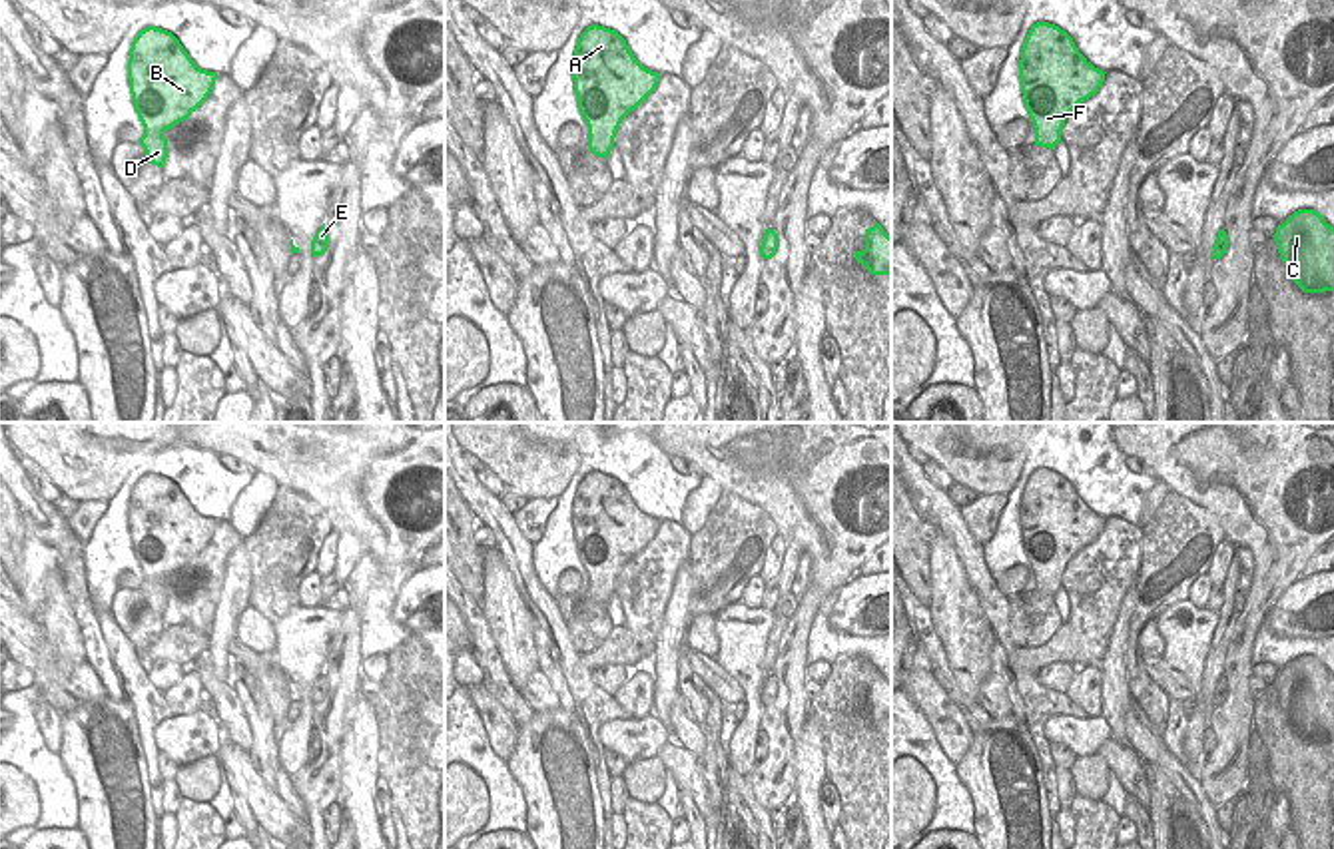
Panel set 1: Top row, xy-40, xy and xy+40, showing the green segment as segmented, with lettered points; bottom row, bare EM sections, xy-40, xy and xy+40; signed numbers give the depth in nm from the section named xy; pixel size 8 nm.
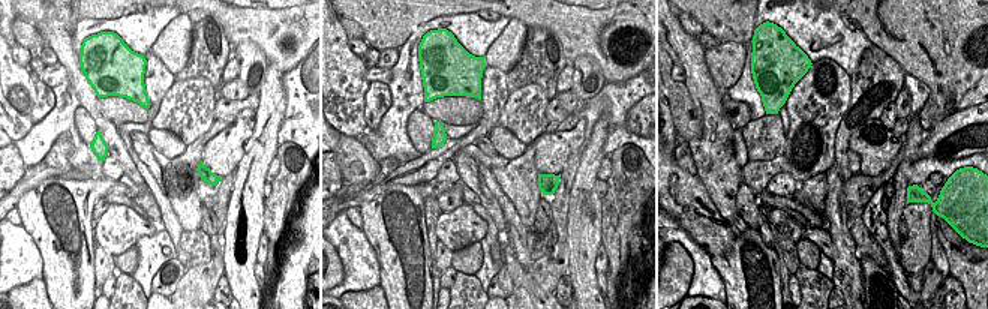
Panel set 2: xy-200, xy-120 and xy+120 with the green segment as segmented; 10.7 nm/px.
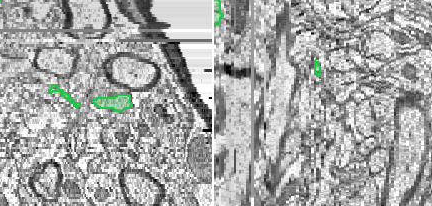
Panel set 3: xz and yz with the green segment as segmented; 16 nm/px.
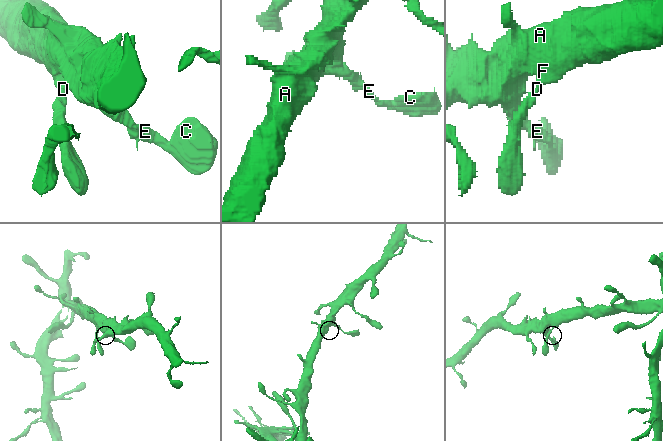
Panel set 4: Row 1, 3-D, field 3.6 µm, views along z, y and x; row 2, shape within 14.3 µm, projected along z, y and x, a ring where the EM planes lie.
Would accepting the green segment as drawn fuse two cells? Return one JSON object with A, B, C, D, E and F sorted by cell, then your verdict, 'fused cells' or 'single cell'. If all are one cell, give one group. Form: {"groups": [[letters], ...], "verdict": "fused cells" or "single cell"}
{"groups": [["A", "B", "C", "D", "E", "F"]], "verdict": "single cell"}

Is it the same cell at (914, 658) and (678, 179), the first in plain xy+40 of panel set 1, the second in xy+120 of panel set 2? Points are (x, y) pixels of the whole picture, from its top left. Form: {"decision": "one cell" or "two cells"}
{"decision": "two cells"}

